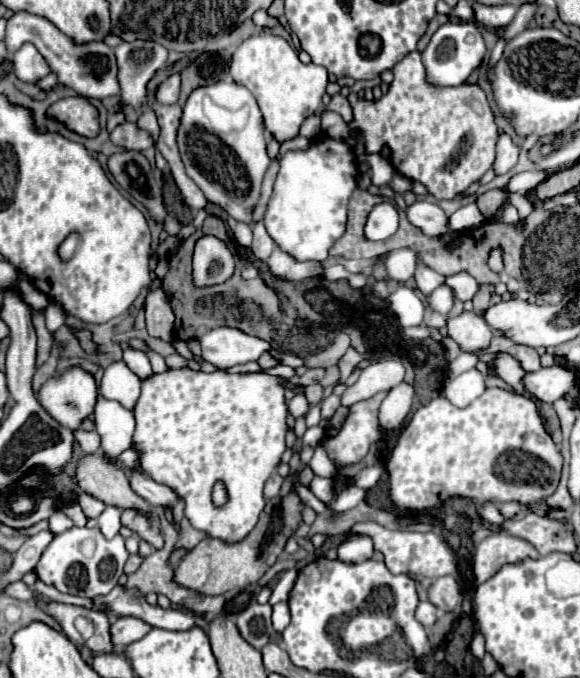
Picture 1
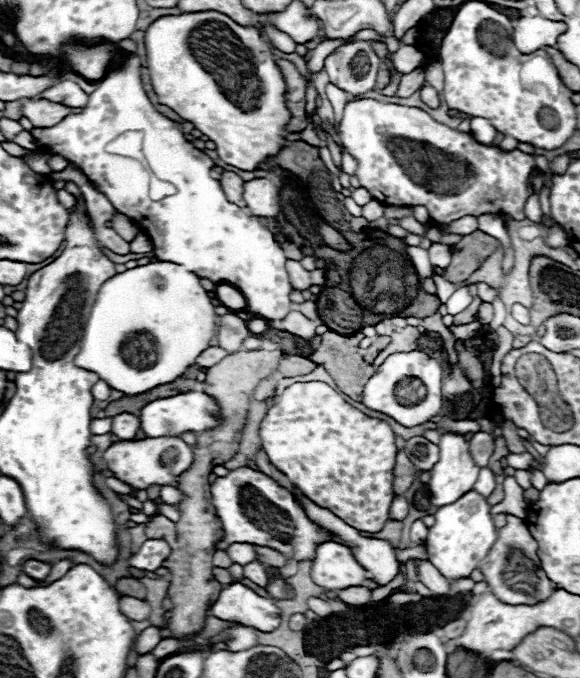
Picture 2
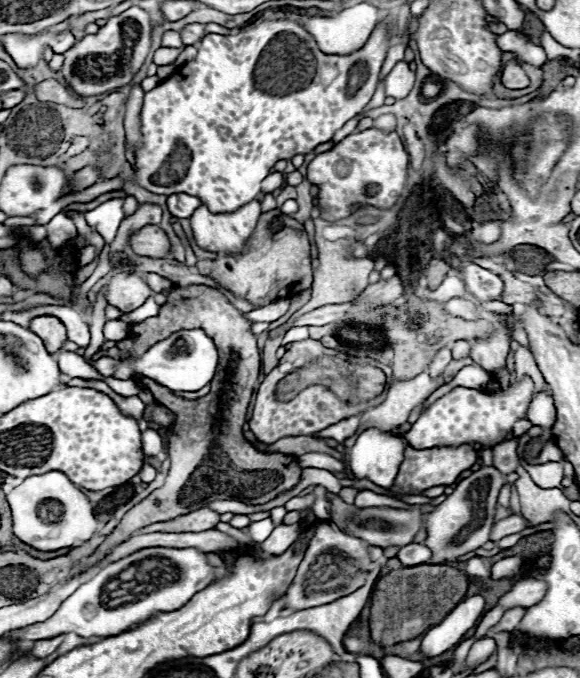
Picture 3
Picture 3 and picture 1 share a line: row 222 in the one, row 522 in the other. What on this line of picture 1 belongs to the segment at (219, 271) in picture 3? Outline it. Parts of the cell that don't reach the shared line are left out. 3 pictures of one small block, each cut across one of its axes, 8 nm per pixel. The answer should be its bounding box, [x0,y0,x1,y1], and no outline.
[174,490,306,596]

